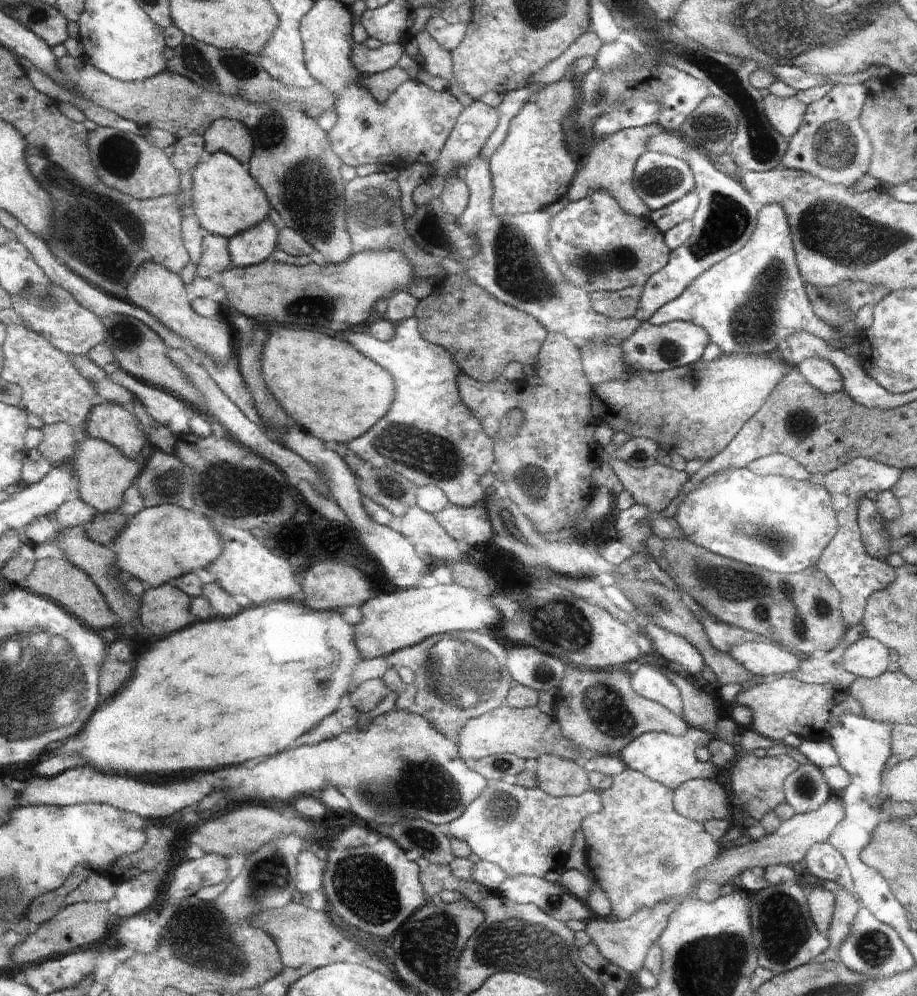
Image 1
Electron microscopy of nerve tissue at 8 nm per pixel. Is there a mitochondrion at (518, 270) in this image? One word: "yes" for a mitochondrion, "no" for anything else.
yes

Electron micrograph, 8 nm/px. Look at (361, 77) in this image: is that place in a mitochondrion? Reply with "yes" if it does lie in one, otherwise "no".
no

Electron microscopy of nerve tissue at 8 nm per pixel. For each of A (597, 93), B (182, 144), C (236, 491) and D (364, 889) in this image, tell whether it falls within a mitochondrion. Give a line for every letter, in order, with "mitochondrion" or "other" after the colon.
A: mitochondrion
B: other
C: mitochondrion
D: mitochondrion

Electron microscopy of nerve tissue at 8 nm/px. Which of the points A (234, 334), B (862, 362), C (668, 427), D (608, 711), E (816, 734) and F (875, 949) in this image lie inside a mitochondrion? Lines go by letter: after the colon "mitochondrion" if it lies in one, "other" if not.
A: other
B: other
C: other
D: mitochondrion
E: other
F: mitochondrion

